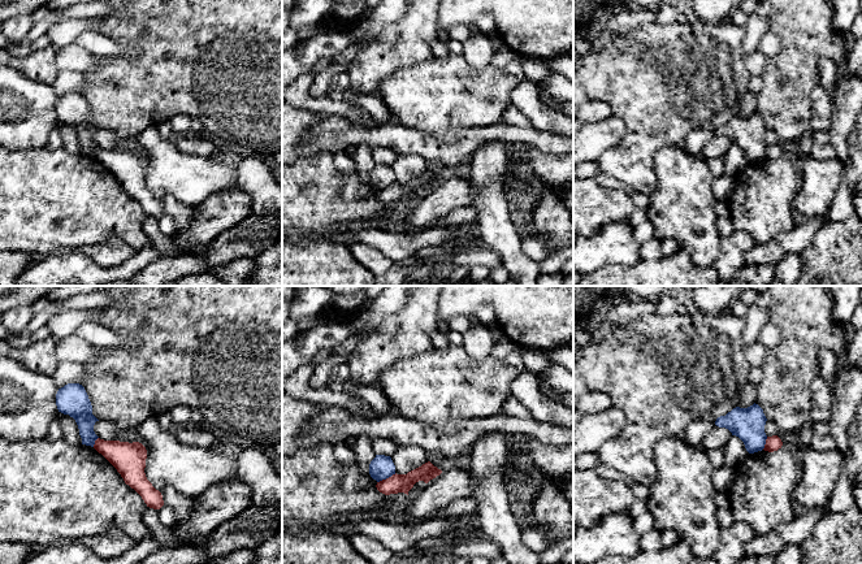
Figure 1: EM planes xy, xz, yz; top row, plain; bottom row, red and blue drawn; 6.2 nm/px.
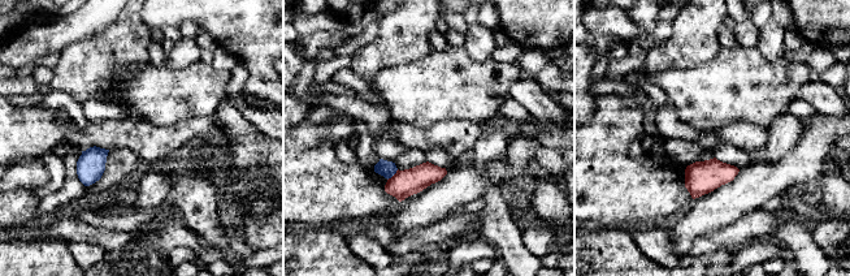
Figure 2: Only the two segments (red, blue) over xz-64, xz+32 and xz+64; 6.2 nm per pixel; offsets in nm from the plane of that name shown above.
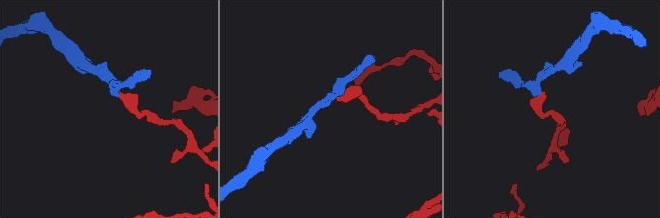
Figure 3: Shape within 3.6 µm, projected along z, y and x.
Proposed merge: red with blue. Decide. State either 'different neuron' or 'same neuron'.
different neuron

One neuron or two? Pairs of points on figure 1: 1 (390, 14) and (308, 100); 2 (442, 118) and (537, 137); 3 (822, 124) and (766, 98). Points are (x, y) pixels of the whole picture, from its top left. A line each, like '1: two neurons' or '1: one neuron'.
1: two neurons
2: two neurons
3: two neurons

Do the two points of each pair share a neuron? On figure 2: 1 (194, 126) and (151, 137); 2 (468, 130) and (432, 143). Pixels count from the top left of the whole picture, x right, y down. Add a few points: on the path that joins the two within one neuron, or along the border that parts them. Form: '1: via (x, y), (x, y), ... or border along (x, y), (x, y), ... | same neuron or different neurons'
1: via (183, 132), (174, 137), (161, 137) | same neuron
2: via (464, 141), (458, 147), (442, 147) | same neuron

